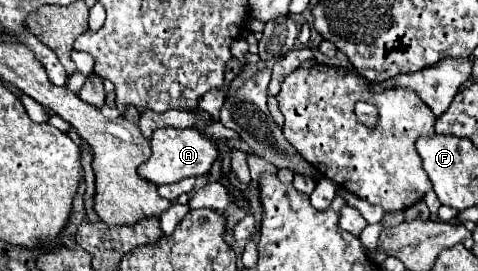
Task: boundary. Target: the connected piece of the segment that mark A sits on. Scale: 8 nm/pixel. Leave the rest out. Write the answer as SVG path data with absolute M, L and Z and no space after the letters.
M163 127L155 129L151 137L151 157L147 163L139 167L139 175L145 177L147 181L155 185L167 185L167 183L177 183L185 177L199 177L207 175L211 165L219 159L219 149L213 139L205 137L197 127L187 127L187 129L177 129L177 127Z

